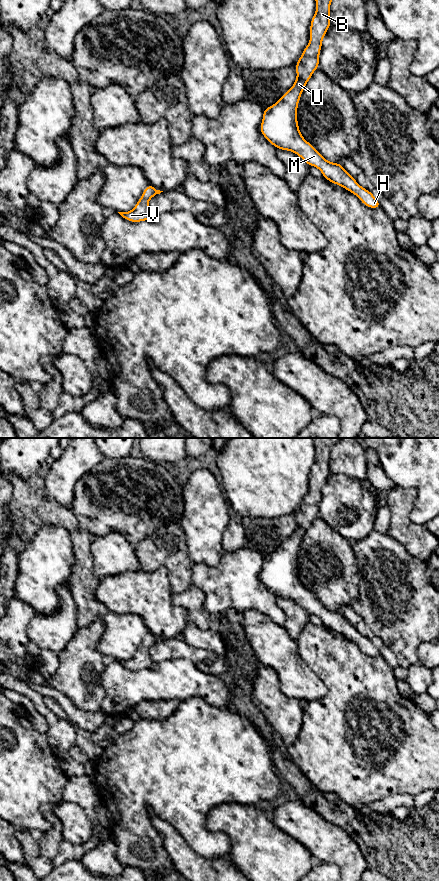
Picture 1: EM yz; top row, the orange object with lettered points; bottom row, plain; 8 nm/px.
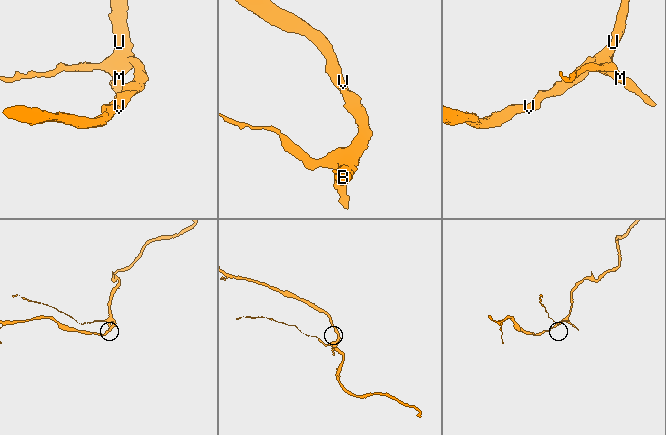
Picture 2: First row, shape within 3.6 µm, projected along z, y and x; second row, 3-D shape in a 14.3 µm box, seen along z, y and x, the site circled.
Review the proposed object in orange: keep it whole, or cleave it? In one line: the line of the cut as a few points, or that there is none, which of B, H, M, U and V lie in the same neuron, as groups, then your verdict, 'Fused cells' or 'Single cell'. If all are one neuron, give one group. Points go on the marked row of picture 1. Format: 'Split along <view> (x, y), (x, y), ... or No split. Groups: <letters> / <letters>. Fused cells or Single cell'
No split. Groups: B H M U V. Single cell

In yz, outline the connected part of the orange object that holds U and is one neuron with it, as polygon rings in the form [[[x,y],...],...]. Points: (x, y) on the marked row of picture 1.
[[[315,0],[316,12],[311,19],[310,41],[296,63],[297,78],[294,85],[272,106],[264,109],[260,131],[277,149],[288,150],[317,167],[324,178],[356,195],[369,208],[381,208],[371,191],[361,187],[339,163],[327,161],[299,131],[297,107],[301,94],[313,72],[319,68],[322,41],[330,24],[332,0]]]

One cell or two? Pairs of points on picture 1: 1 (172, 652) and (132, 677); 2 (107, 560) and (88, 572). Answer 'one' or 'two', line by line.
1: two
2: two

